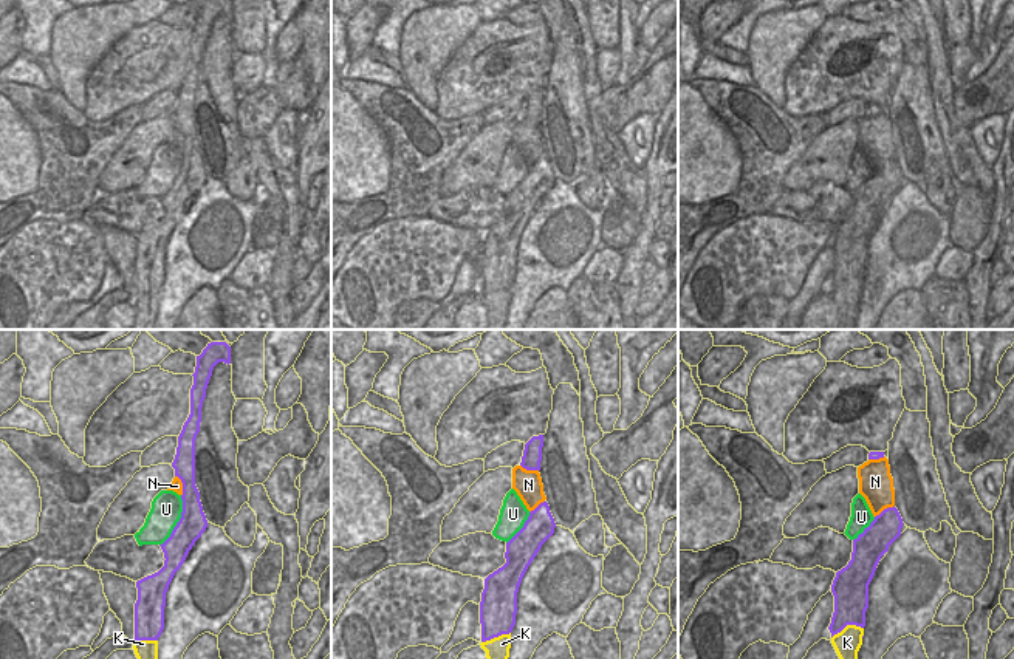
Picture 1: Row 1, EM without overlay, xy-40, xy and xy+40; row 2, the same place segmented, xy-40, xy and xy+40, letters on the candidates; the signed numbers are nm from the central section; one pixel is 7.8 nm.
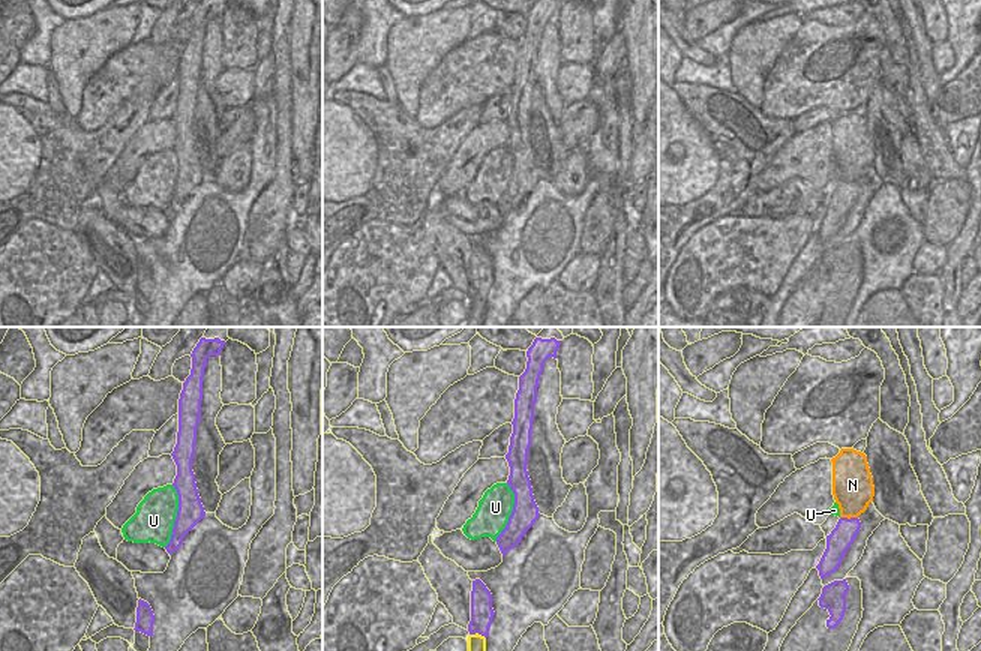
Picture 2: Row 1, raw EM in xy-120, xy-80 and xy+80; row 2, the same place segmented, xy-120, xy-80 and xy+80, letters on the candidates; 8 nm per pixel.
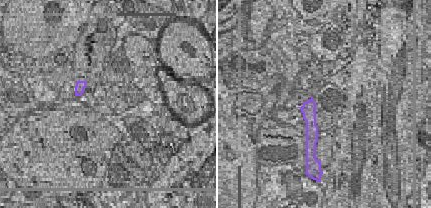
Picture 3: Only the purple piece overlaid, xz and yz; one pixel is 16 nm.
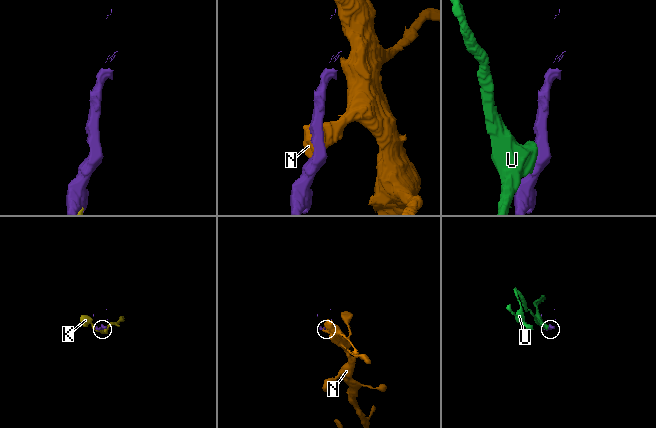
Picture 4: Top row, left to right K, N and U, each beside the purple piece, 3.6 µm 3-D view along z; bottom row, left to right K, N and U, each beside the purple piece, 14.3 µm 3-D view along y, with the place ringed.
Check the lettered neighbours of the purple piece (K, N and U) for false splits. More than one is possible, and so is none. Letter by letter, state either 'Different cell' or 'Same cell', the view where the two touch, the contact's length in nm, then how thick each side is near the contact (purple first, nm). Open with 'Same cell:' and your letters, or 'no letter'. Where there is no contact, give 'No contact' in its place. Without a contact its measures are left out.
Same cell: K
K: Same cell. Touches purple in xy+40. Shared border 260 nm. Thickness 260 nm (purple) against 200 nm
N: Different cell. Touches purple in xy-40. Shared border 180 nm. Thickness 180 nm (purple) against 100 nm
U: Different cell. Touches purple in xy-40. Shared border 440 nm. Thickness 220 nm (purple) against 240 nm

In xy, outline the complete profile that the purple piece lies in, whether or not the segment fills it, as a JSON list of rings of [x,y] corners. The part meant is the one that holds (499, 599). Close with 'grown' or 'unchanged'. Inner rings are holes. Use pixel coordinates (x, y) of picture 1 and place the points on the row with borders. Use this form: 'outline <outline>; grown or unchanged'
outline [[[543,501],[529,512],[523,528],[506,543],[506,563],[485,579],[480,645],[488,659],[509,657],[519,586],[542,545],[554,534],[554,528],[550,506]]]; grown

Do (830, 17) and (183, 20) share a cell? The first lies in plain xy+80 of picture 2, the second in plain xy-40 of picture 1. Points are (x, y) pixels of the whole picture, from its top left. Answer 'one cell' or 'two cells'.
one cell

